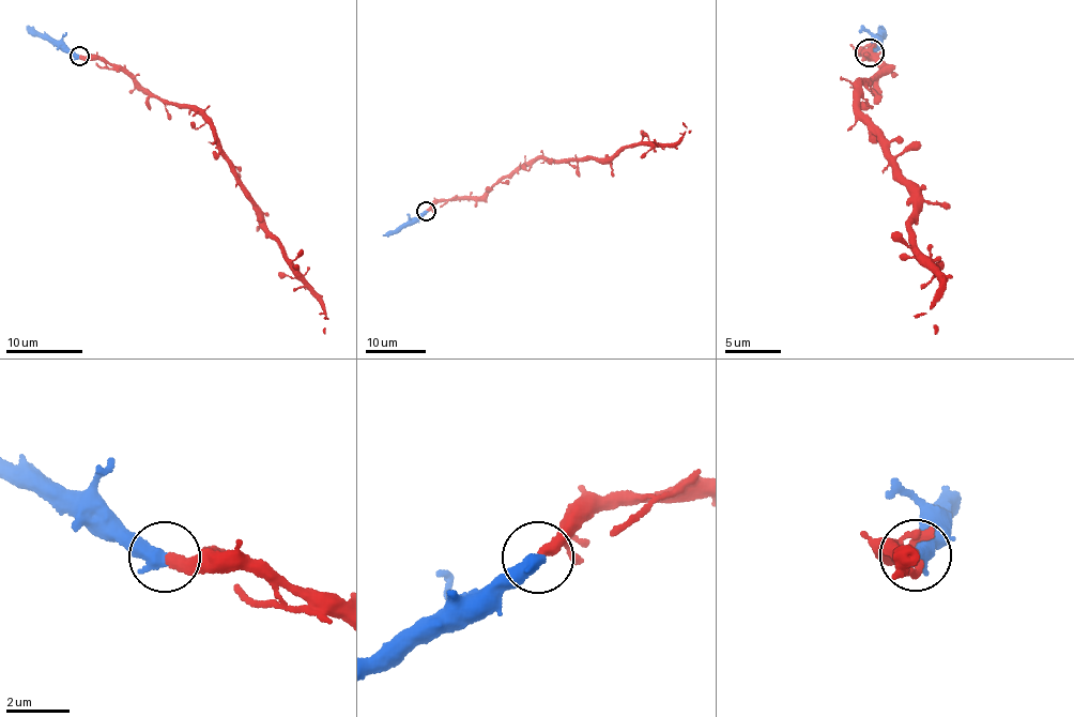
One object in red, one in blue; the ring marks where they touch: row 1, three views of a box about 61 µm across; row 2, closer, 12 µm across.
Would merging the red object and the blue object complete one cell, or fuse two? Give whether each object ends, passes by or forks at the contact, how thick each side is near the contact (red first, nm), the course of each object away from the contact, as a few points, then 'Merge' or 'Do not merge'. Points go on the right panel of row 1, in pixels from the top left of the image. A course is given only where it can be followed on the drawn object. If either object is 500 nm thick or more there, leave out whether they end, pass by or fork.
Thickness 260 nm (red) against 500 nm. Course of red: (868, 52), (884, 66), (856, 100), (860, 121), (908, 189), (914, 242), (939, 287), (925, 314), (935, 334). Course of blue: (871, 52), (881, 37), (878, 28). Merge

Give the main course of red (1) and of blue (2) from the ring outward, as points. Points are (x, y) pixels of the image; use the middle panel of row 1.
1: (427, 210), (438, 201), (480, 198), (532, 161), (599, 159), (624, 148), (678, 140), (686, 127), (690, 131)
2: (427, 212), (382, 234)

